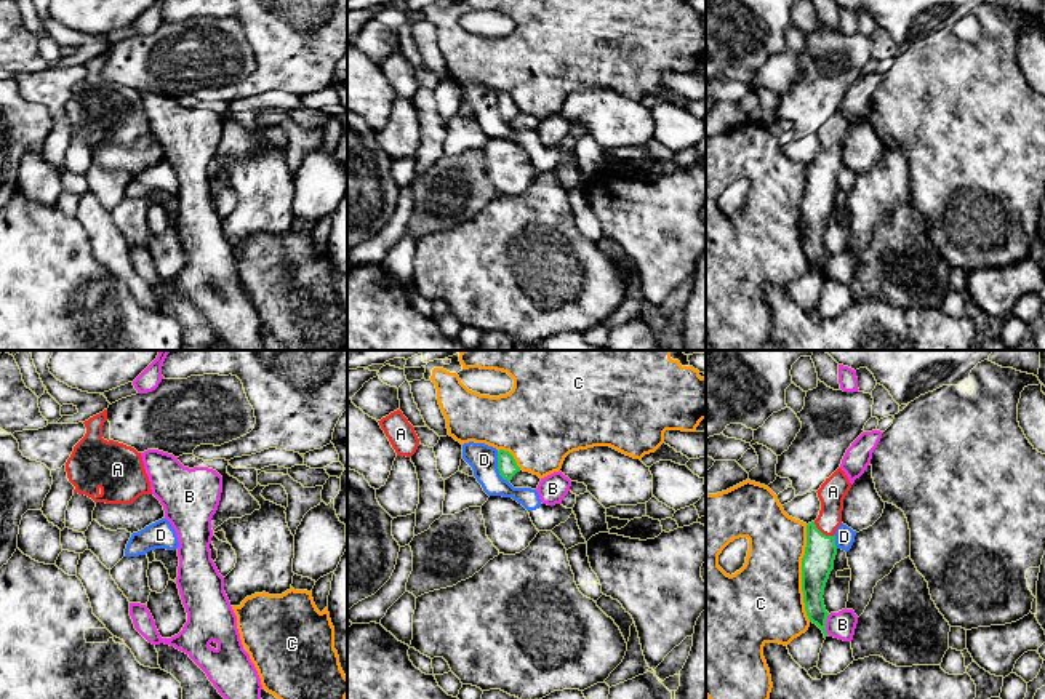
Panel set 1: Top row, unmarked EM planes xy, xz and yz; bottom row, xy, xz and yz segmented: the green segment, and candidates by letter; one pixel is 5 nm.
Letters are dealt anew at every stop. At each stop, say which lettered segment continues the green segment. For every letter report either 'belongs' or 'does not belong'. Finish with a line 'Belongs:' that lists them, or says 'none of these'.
A: belongs
B: does not belong
C: does not belong
D: does not belong
Belongs: A

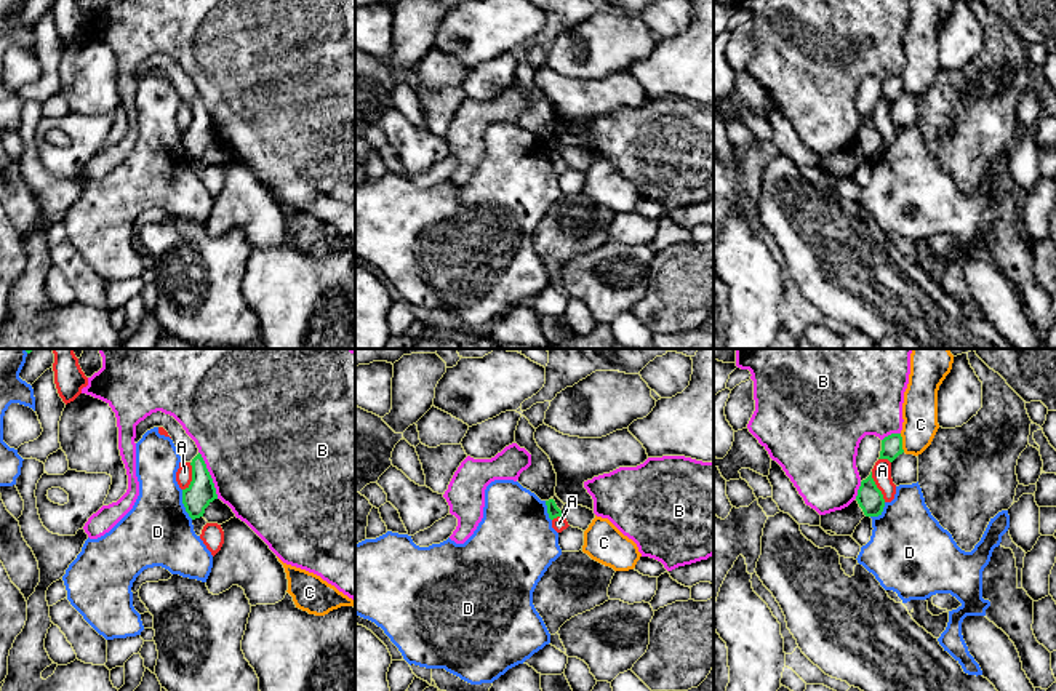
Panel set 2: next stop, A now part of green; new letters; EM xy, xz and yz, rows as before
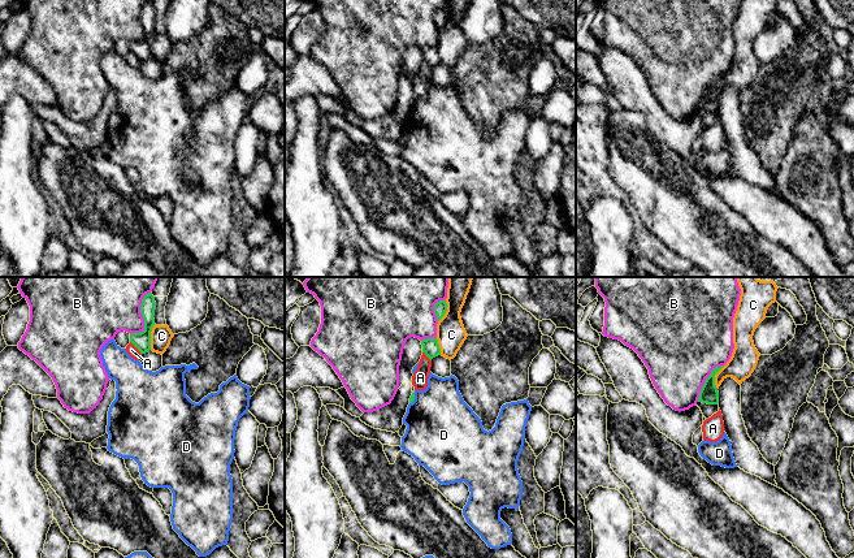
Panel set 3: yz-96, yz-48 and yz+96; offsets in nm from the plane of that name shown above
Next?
A: does not belong
B: does not belong
C: does not belong
D: does not belong
Belongs: none of these

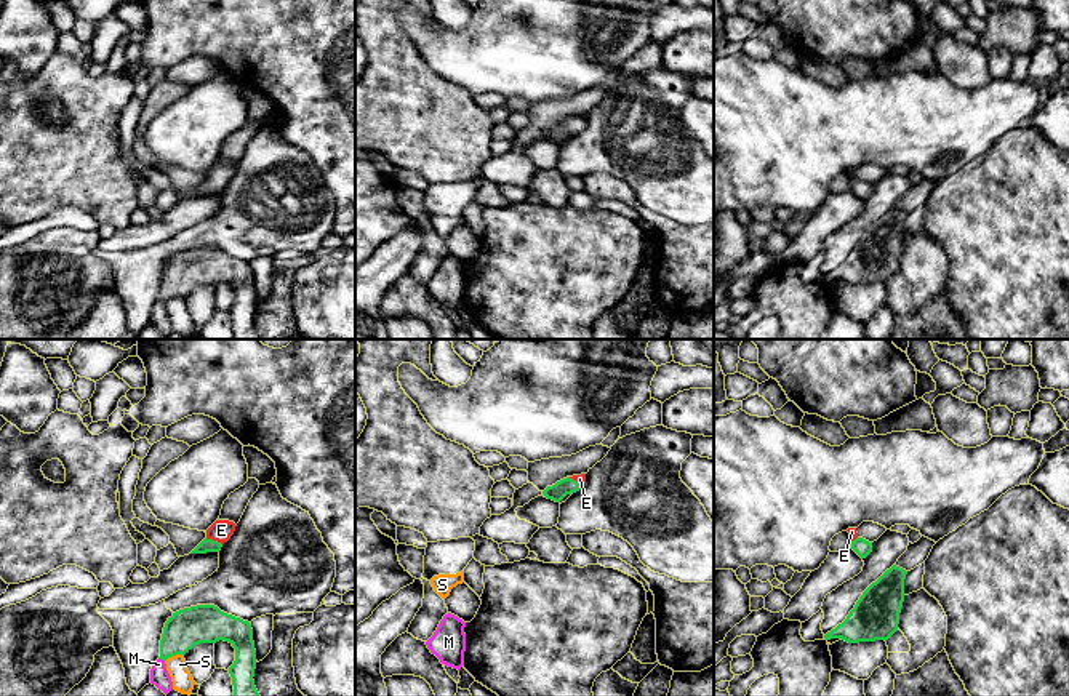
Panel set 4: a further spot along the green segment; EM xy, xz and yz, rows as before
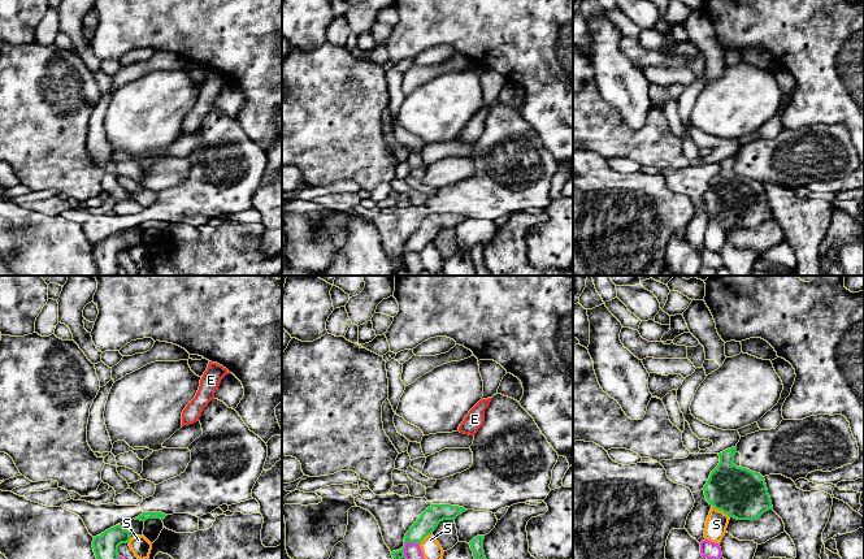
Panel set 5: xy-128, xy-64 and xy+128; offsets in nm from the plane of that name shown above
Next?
E: belongs
M: does not belong
S: does not belong
Belongs: E

